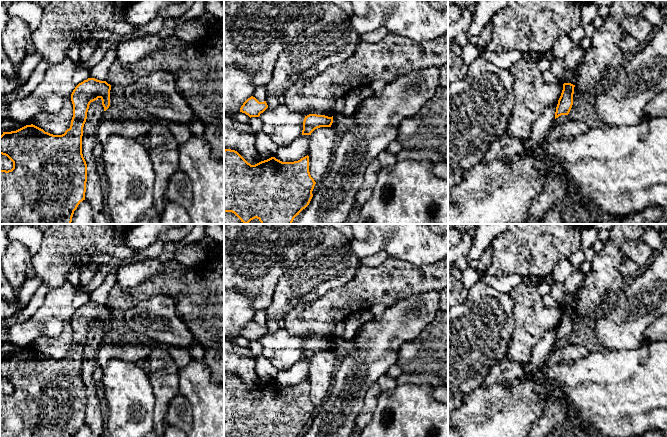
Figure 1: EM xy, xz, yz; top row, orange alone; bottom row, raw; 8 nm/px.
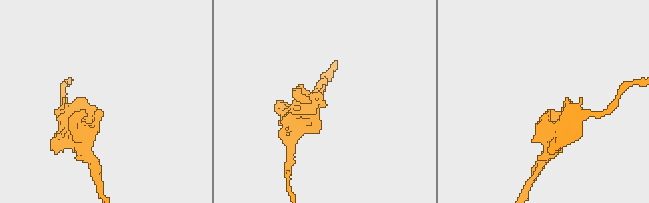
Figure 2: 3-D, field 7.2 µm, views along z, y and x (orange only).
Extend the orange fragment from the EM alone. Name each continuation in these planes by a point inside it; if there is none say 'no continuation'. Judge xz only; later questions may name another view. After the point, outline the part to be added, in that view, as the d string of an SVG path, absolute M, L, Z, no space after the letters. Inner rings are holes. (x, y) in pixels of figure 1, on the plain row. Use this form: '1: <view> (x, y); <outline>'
no continuation

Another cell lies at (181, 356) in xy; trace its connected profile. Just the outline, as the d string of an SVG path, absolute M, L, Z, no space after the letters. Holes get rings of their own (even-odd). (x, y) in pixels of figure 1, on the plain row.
M168 347L168 351L178 368L186 366L191 360L189 350L179 347Z

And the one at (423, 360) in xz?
M438 310L434 319L417 337L403 344L396 364L403 373L434 373L448 387L448 312Z

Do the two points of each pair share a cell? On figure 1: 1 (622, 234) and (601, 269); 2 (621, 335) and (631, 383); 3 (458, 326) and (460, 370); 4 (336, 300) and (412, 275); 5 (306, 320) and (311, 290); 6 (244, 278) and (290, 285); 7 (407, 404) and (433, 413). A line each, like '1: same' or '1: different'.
1: same
2: different
3: same
4: same
5: different
6: different
7: same

